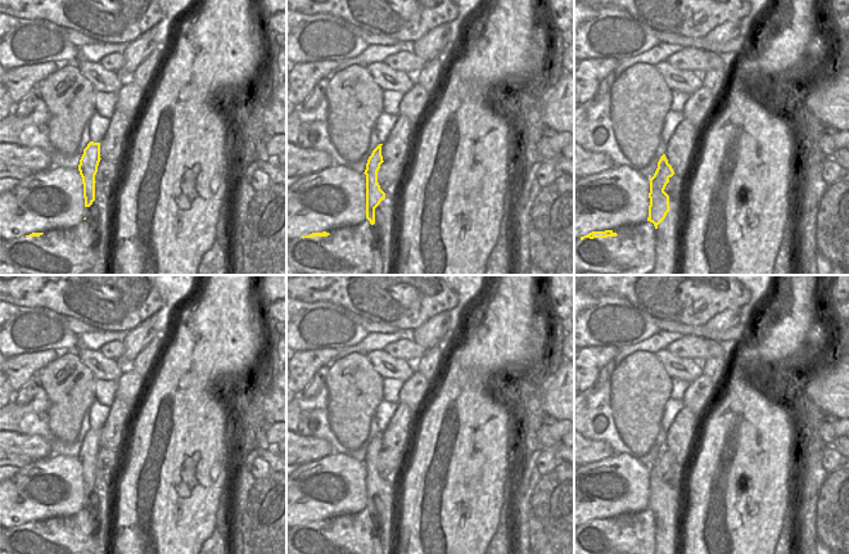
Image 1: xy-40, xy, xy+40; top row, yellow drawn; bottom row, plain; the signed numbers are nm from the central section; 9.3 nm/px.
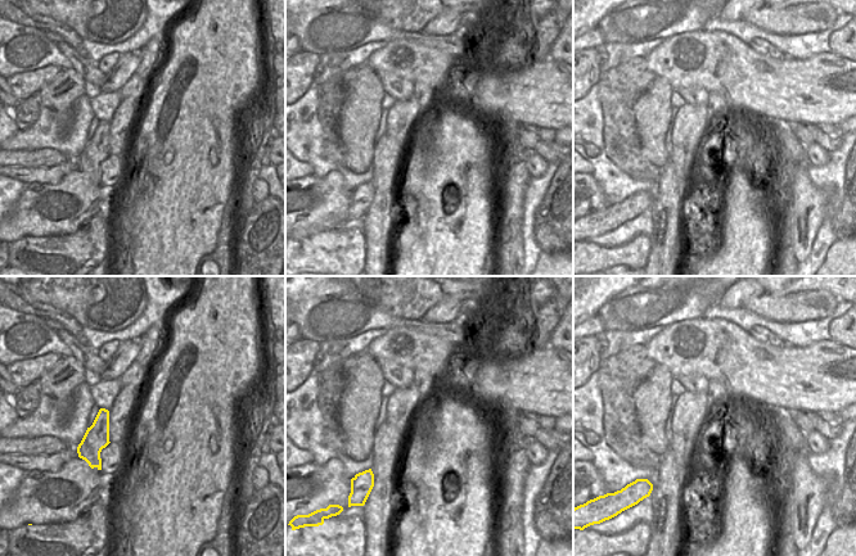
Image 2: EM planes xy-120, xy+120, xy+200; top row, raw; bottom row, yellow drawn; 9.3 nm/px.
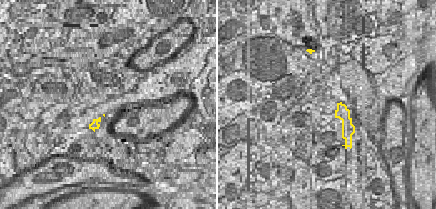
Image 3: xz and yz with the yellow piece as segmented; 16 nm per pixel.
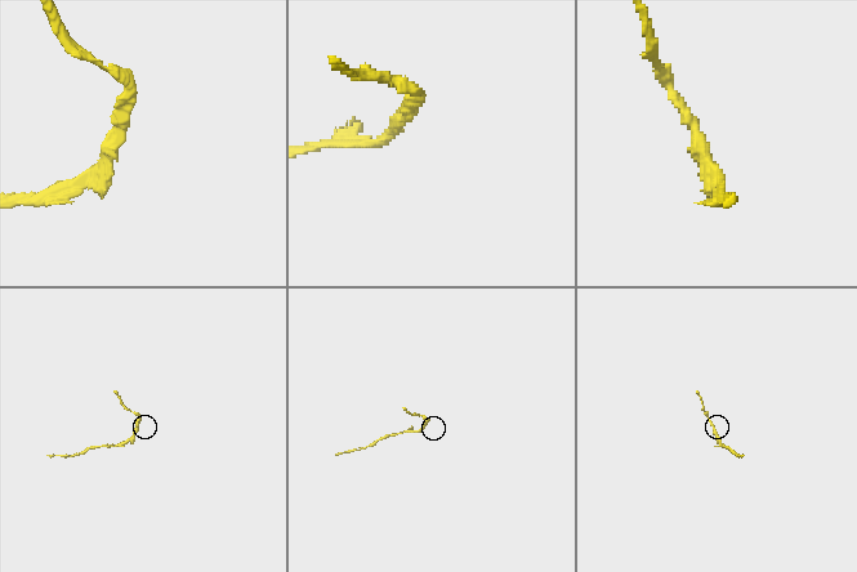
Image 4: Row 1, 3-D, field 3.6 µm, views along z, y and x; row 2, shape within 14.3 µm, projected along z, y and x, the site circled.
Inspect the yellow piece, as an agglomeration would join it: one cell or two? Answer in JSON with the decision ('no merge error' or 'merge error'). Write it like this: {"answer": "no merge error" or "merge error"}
{"answer": "merge error"}

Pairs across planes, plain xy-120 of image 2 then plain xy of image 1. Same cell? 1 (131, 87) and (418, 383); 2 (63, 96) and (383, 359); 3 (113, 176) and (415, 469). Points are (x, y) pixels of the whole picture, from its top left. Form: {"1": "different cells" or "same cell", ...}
{"1": "same cell", "2": "different cells", "3": "different cells"}

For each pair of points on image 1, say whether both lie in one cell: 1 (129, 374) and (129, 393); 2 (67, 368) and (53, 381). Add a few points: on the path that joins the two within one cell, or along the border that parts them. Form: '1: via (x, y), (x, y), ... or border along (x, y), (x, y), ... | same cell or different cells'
1: via (129, 379), (129, 388) | same cell
2: via (63, 372), (57, 378) | same cell

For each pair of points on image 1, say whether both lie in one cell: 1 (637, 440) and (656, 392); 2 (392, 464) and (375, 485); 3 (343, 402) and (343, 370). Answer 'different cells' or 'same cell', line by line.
1: same cell
2: same cell
3: same cell

